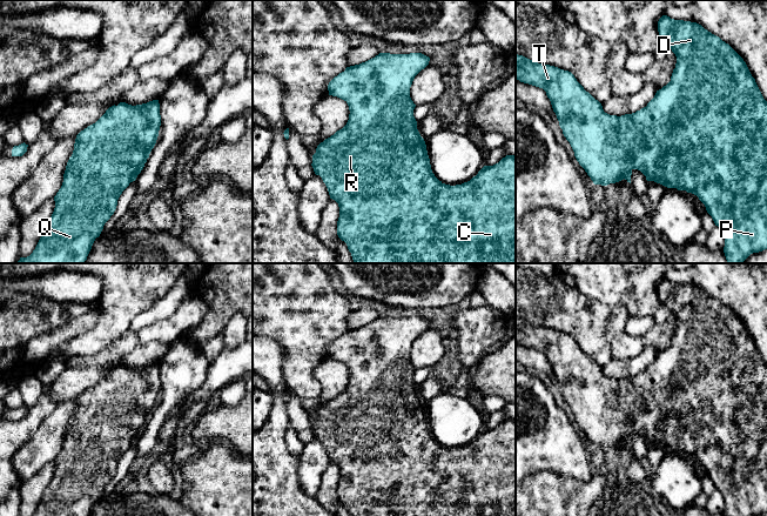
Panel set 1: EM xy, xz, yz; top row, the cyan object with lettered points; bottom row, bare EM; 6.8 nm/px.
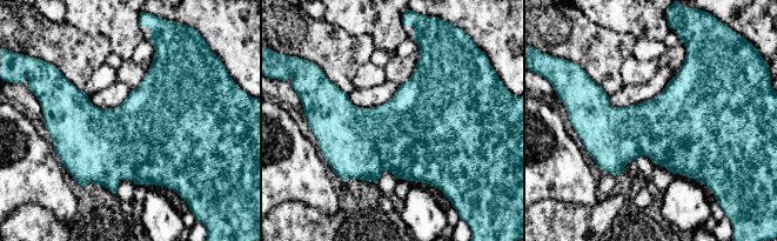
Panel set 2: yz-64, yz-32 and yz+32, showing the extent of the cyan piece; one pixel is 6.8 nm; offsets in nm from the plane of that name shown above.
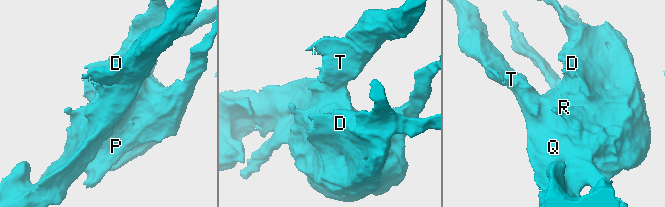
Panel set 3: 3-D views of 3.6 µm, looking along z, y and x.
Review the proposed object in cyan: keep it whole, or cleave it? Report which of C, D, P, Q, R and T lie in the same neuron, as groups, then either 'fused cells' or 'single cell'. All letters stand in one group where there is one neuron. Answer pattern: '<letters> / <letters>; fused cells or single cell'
C D P Q R T; single cell

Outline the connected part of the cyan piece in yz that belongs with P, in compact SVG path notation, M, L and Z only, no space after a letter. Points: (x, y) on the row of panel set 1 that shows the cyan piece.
M662 15L658 21L658 32L659 35L668 36L667 45L677 56L675 68L673 69L671 81L657 91L654 98L646 107L632 114L617 116L605 113L601 103L584 89L571 72L554 66L533 62L518 54L516 54L516 79L520 82L543 88L546 92L564 136L570 142L577 161L594 185L607 186L624 179L631 183L632 170L638 169L646 176L647 181L654 181L667 188L677 188L678 190L686 190L687 193L697 195L705 205L715 226L724 233L724 253L727 263L742 263L751 254L767 249L767 101L763 99L744 59L728 43L705 29L701 25L691 21L674 20L667 15Z

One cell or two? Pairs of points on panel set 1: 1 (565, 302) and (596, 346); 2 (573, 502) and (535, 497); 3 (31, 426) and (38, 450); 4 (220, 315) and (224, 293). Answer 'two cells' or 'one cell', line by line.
1: one cell
2: one cell
3: two cells
4: one cell

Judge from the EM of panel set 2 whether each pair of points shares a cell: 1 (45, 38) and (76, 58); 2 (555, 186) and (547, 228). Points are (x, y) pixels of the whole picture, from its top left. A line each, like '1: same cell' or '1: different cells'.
1: same cell
2: different cells

